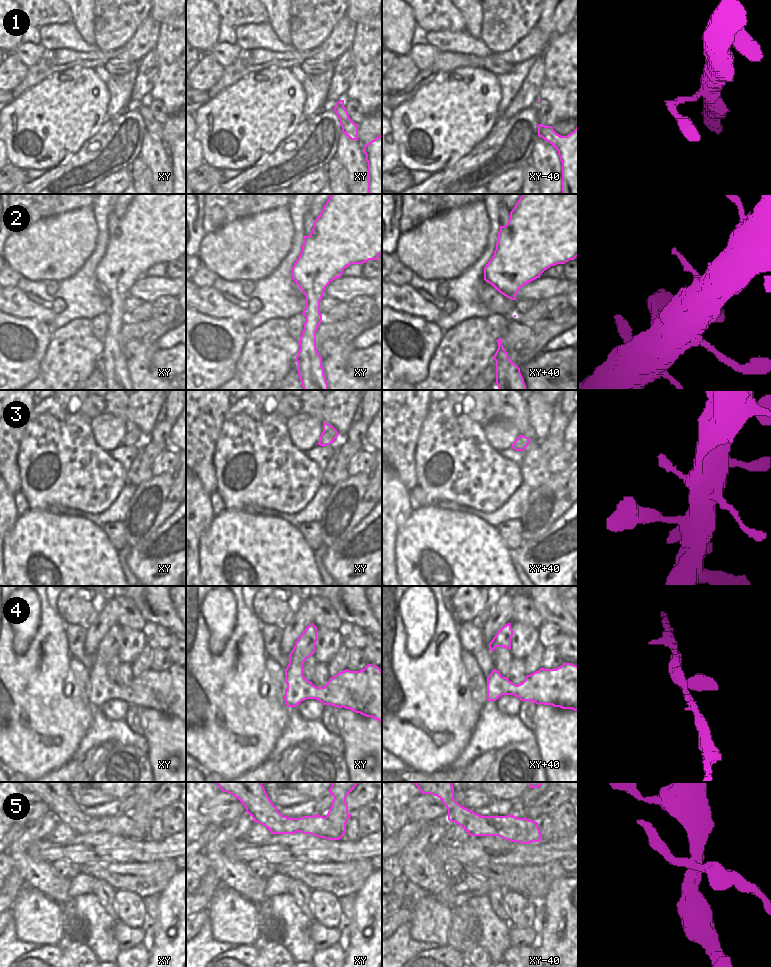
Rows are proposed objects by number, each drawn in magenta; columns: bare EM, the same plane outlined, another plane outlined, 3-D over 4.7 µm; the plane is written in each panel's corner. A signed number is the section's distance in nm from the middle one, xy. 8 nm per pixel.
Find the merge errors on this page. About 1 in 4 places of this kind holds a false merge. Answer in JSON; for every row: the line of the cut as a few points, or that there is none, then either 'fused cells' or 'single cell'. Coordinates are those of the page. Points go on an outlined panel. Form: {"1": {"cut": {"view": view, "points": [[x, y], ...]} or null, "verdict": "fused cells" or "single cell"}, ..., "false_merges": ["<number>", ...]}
{"1": {"cut": null, "verdict": "single cell"}, "2": {"cut": null, "verdict": "single cell"}, "3": {"cut": null, "verdict": "single cell"}, "4": {"cut": null, "verdict": "single cell"}, "5": {"cut": {"view": "xy", "points": [[325, 817], [341, 831], [342, 836]]}, "verdict": "fused cells"}, "false_merges": ["5"]}

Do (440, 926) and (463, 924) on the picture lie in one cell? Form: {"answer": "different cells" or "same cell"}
{"answer": "different cells"}

